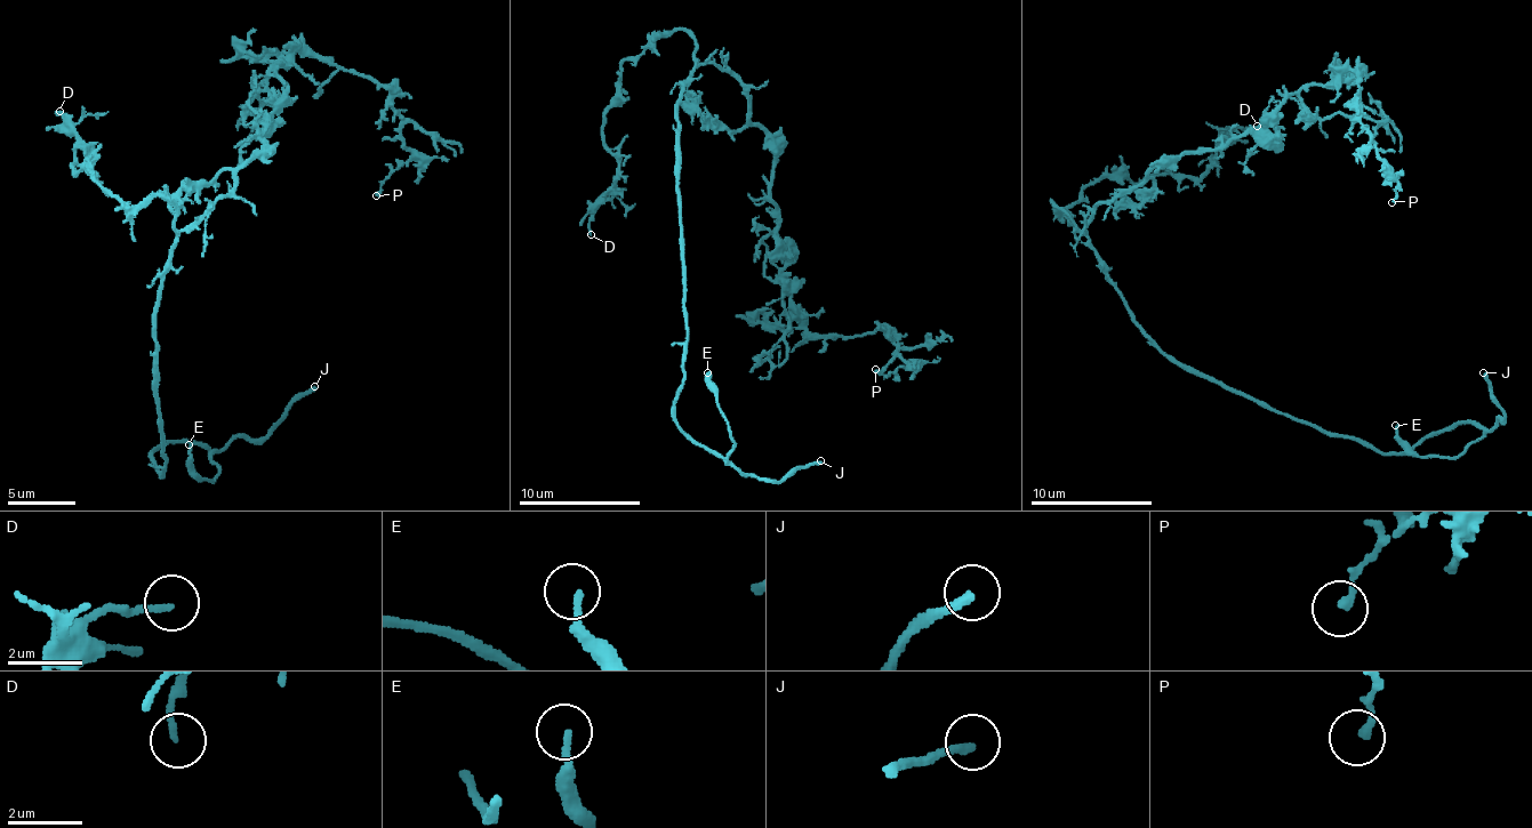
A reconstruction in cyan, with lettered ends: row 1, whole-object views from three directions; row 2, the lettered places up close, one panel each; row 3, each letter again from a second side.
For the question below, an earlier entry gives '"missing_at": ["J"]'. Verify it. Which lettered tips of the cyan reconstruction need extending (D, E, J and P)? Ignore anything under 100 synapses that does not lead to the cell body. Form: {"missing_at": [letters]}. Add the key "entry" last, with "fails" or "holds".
{"missing_at": ["J"], "entry": "holds"}

